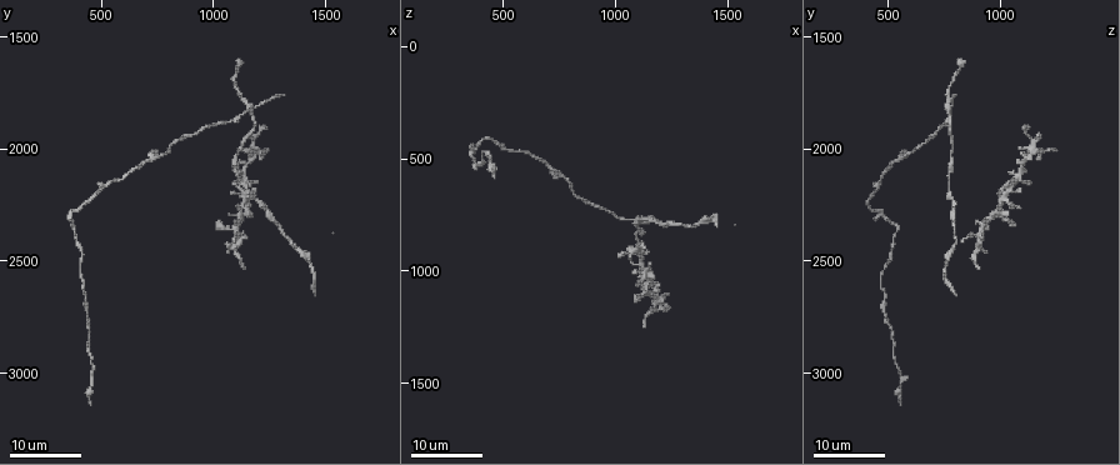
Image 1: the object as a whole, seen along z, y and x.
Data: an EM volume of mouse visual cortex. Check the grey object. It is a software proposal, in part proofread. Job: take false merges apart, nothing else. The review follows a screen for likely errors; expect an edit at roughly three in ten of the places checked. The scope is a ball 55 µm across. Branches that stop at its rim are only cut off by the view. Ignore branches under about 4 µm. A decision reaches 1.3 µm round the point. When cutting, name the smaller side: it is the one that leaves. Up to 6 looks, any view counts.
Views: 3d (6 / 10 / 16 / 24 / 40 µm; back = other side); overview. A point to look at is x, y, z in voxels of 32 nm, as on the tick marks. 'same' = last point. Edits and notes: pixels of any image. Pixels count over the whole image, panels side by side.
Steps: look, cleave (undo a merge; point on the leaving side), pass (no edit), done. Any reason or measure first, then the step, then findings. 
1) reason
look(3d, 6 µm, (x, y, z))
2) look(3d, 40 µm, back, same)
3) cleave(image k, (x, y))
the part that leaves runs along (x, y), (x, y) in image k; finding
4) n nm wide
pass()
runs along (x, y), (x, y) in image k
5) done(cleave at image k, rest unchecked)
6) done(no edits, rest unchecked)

three arms meet
look(3d, 24 µm, (480, 2180, 440))

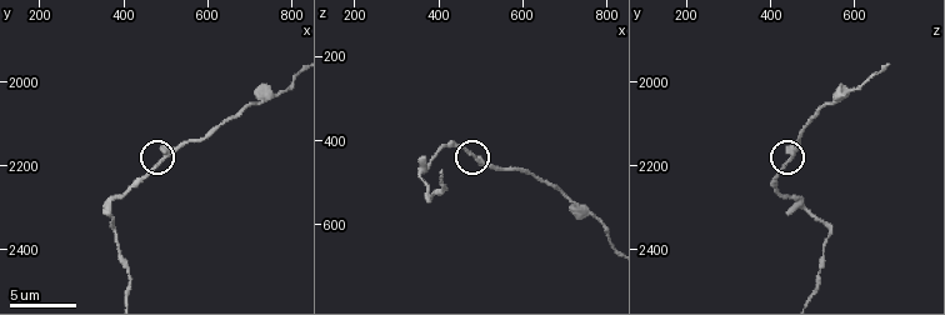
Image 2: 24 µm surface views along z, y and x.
look(3d, 6 µm, (495, 2185, 450))

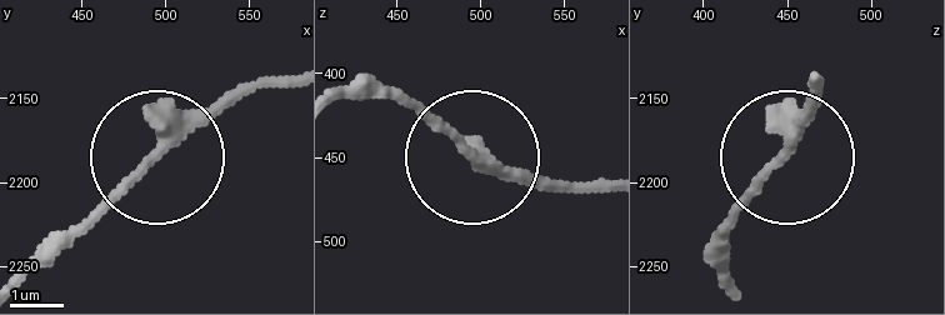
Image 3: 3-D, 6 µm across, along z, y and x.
200 nm wide
pass()
runs along (605, 188), (484, 169), (380, 84) in image 3; one neuron here

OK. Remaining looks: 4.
thick turns thin
look(3d, 10 µm, (760, 2030, 575))

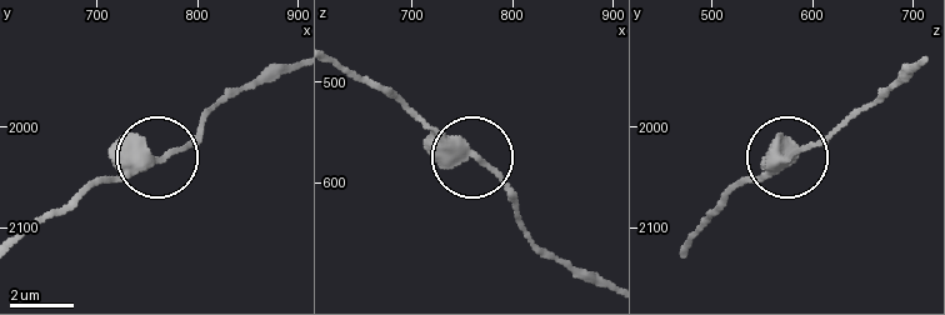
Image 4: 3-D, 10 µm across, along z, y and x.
look(3d, 6 µm, (766, 2030, 578))

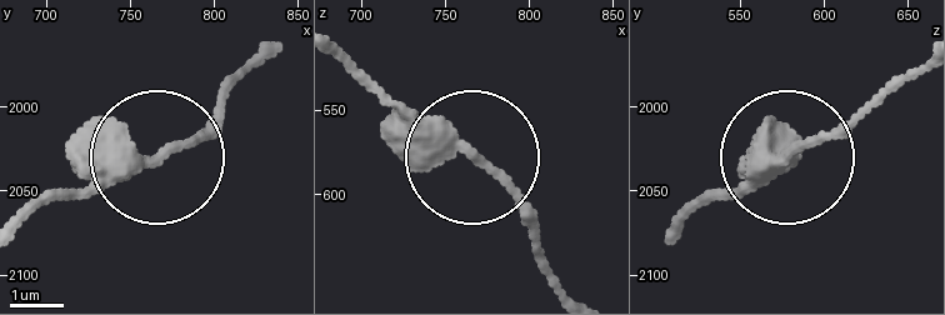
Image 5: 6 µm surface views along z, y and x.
pass()
runs along (911, 75), (804, 151), (750, 160), (714, 188) in image 5; all the same neuron

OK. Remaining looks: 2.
four arms meet
look(3d, 24 µm, (1160, 1840, 760))

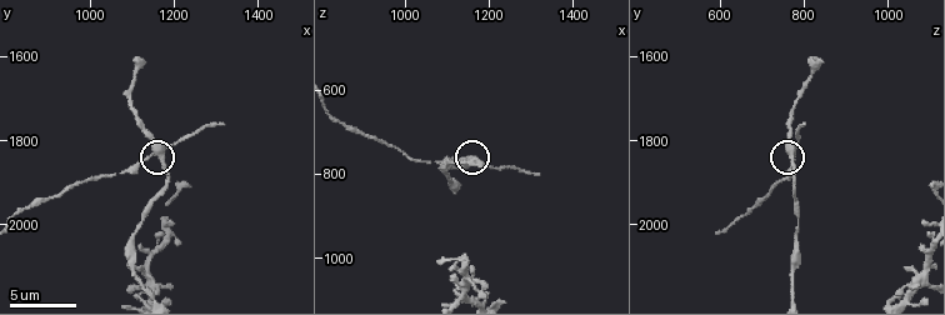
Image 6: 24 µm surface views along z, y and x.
look(3d, 6 µm, (1165, 1825, 770))

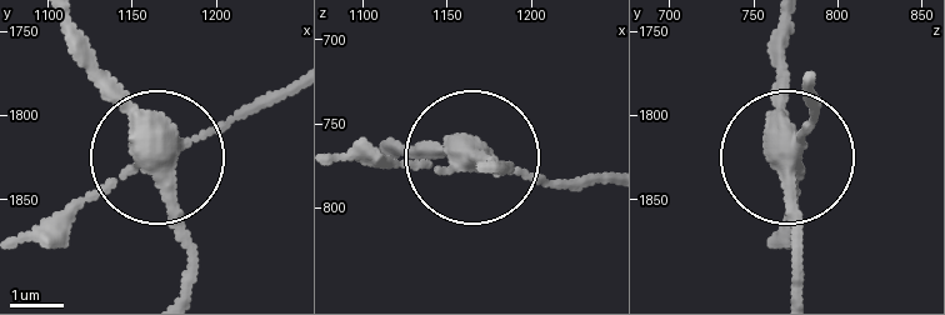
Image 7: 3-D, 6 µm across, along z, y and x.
cleave(image 7, (183, 226))
the part that leaves runs along (159, 160), (185, 290) in image 7; two neurons meet here

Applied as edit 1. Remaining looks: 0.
done(cleave at image 7, rest unchecked)

